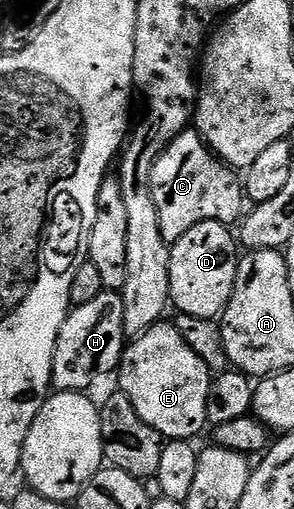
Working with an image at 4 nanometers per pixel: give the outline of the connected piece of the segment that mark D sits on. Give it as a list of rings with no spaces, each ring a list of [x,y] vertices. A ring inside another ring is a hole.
[[[203,222],[170,246],[170,302],[181,314],[219,319],[234,292],[236,270],[240,267],[238,242],[222,222]]]

